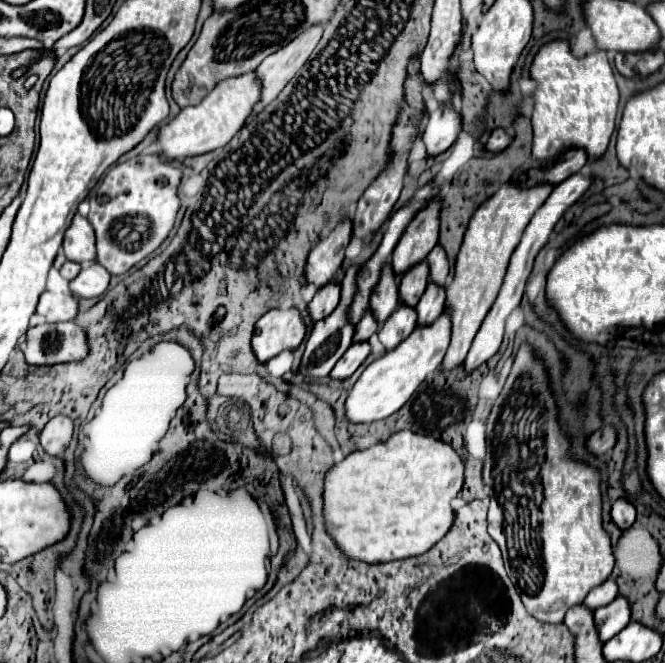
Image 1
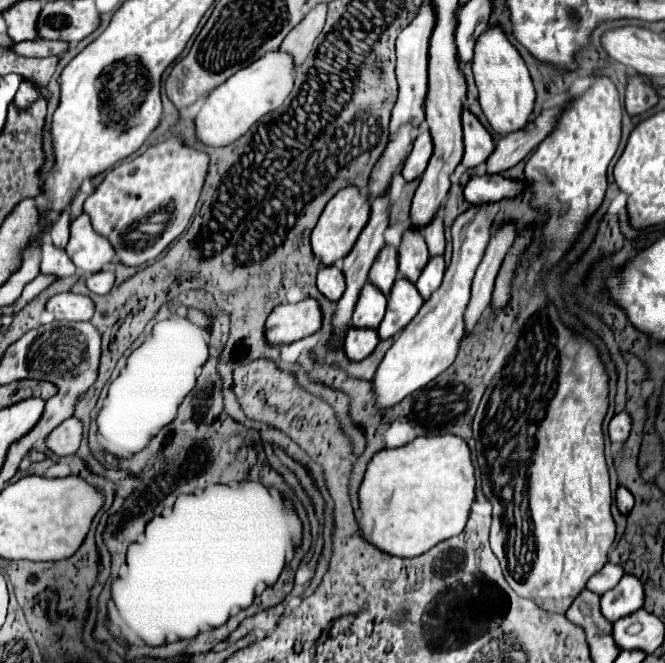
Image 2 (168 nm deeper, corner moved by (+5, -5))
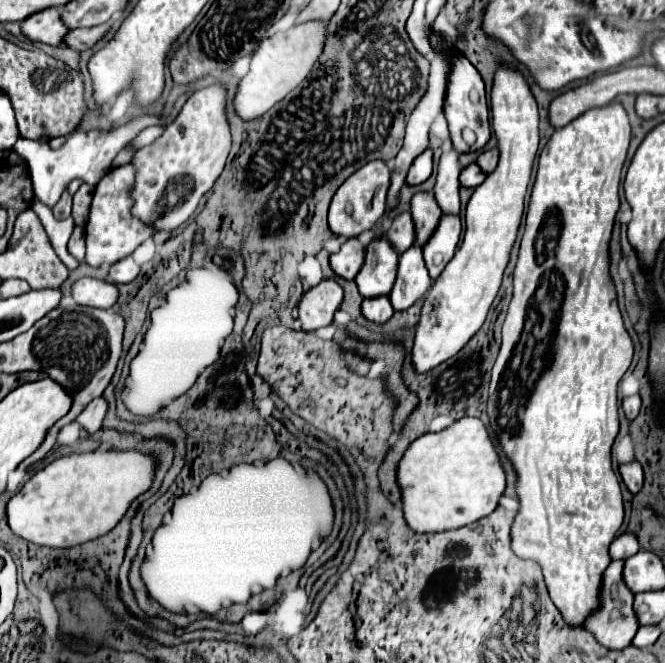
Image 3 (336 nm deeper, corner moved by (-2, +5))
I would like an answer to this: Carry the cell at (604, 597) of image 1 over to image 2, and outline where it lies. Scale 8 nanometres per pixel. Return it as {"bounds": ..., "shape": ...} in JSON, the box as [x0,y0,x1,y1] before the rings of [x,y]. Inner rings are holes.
{"bounds":[587,563,623,595],"shape":[[[607,563],[607,567],[603,567],[601,573],[593,575],[593,579],[589,579],[587,589],[593,591],[593,593],[597,593],[597,595],[603,595],[603,593],[607,593],[609,589],[613,589],[613,587],[619,583],[621,577],[623,577],[621,567]]]}

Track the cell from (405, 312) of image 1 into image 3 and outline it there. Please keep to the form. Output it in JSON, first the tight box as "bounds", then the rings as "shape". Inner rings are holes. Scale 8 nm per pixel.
{"bounds":[390,243,432,311],"shape":[[[414,243],[408,251],[404,251],[400,255],[396,283],[394,283],[392,293],[390,293],[392,307],[396,311],[408,309],[428,291],[430,283],[432,283],[432,279],[428,275],[426,265],[424,265],[422,247],[418,243]]]}

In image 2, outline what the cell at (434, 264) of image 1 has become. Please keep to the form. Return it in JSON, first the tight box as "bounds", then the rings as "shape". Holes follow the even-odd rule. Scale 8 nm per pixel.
{"bounds":[421,215,445,257],"shape":[[[437,215],[435,221],[425,231],[421,231],[421,235],[425,237],[425,243],[429,247],[429,257],[441,257],[445,253],[445,237],[443,237],[441,215]]]}

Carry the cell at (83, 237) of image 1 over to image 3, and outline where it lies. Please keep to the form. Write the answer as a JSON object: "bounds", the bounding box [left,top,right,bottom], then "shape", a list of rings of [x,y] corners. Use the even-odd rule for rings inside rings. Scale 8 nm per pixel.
{"bounds":[84,165,156,267],"shape":[[[124,165],[108,171],[100,179],[100,183],[94,187],[90,217],[86,223],[86,259],[84,261],[88,265],[92,267],[100,267],[102,263],[114,265],[116,261],[128,257],[146,239],[154,237],[156,229],[152,229],[150,223],[144,223],[136,215],[132,215],[134,199],[130,191],[132,191],[134,179],[136,179],[136,169],[132,165]]]}

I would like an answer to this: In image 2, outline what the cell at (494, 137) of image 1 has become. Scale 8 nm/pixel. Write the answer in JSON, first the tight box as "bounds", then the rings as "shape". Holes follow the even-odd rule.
{"bounds":[461,109,495,169],"shape":[[[467,109],[463,111],[461,119],[463,119],[463,143],[465,143],[465,155],[461,165],[471,169],[487,161],[489,153],[493,153],[495,149],[495,141],[491,133]]]}

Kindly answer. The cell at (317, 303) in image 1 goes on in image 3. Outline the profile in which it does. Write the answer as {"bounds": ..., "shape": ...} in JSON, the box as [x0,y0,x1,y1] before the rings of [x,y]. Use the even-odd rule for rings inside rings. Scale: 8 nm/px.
{"bounds":[330,237,364,279],"shape":[[[356,237],[344,241],[340,251],[330,255],[330,263],[336,275],[344,279],[354,279],[364,263],[364,245]]]}

